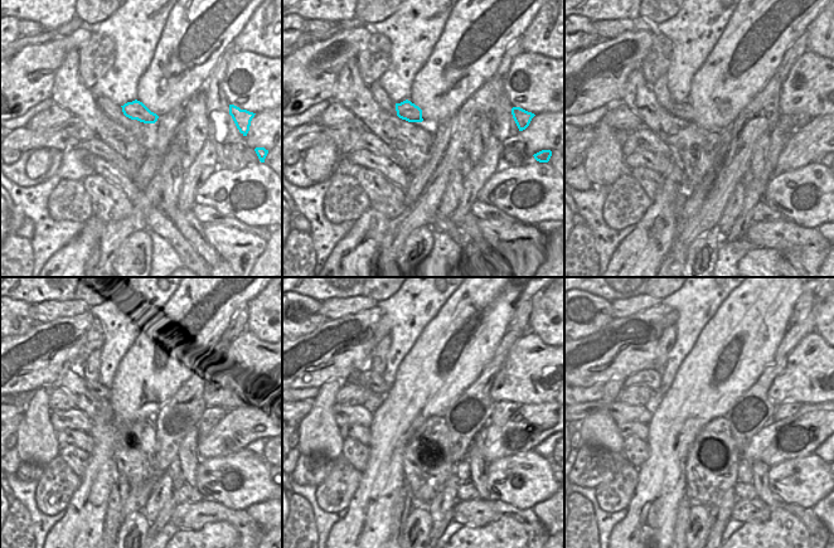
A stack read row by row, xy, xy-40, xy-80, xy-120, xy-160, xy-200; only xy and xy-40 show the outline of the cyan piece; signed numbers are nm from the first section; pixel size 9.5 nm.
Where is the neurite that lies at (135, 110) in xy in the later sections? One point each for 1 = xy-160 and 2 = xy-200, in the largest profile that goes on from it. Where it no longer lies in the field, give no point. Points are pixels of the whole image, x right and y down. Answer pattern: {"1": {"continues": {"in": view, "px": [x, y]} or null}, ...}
{"1": {"continues": {"in": "xy-160", "px": [369, 379]}}, "2": {"continues": {"in": "xy-200", "px": [651, 378]}}}

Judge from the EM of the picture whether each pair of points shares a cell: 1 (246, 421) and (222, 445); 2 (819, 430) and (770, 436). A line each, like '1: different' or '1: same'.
1: same
2: same

